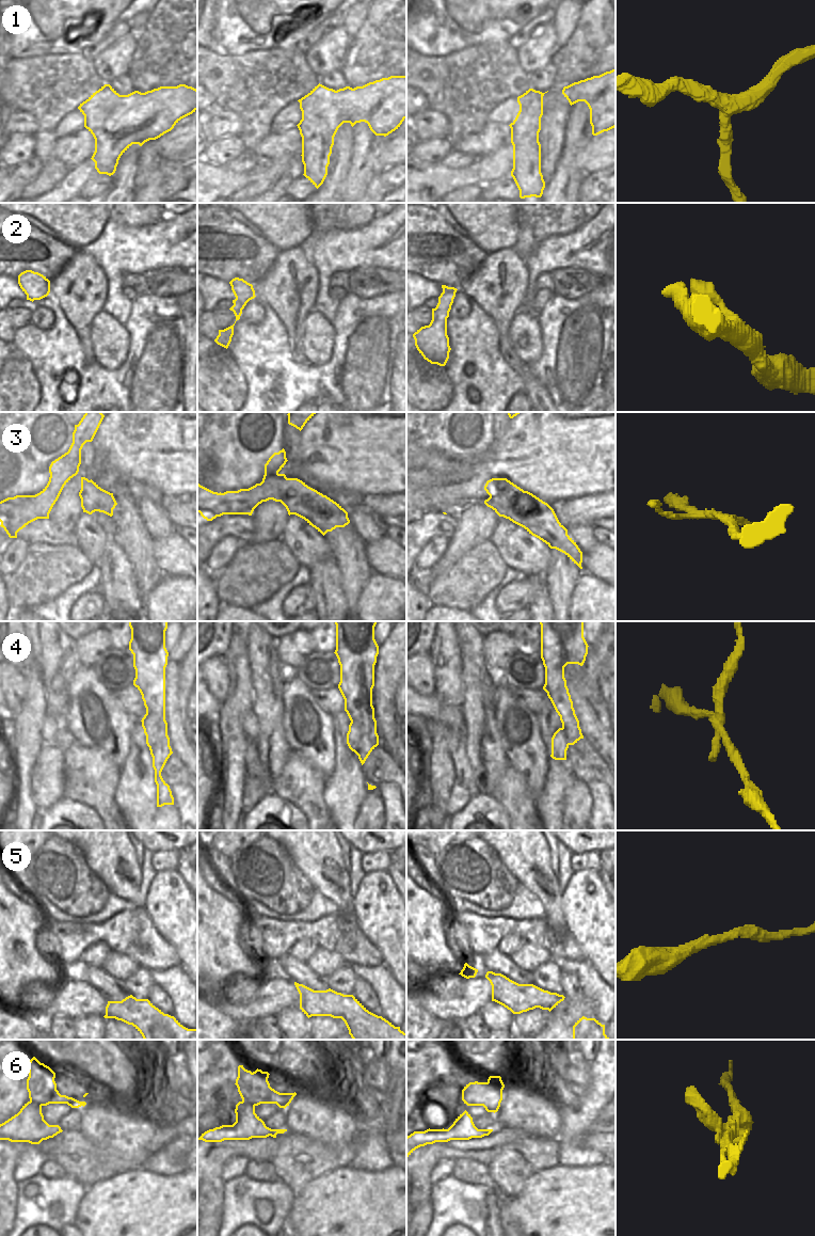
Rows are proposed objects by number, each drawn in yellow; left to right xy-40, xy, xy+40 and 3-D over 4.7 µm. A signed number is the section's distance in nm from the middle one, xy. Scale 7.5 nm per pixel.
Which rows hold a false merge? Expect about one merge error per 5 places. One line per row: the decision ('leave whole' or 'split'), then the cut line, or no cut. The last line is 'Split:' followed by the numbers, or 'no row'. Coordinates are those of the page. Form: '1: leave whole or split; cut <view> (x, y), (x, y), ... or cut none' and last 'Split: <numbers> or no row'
1: leave whole; cut none
2: leave whole; cut none
3: leave whole; cut none
4: split; cut xy (351, 720), (361, 729), (360, 753), (357, 755)
5: leave whole; cut none
6: split; cut xy+40 (474, 1082), (478, 1096), (485, 1100), (483, 1106)
Split: 4, 6

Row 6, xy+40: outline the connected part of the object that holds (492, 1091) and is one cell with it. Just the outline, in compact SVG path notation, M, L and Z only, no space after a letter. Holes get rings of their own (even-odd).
M490 1076L486 1082L475 1081L479 1092L479 1098L485 1099L483 1106L488 1112L497 1112L502 1100L502 1090L505 1084L500 1076Z

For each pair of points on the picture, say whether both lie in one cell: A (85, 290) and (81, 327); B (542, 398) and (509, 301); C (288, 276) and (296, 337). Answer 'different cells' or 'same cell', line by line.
A: same cell
B: same cell
C: same cell

